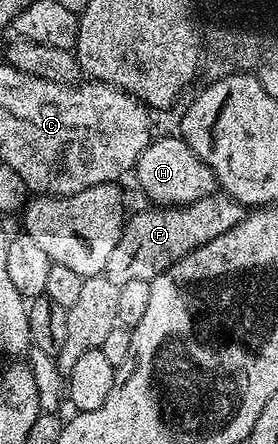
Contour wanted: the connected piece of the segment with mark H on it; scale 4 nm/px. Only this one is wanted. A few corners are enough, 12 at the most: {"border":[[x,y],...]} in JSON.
{"border":[[178,134],[152,138],[133,168],[160,208],[217,191]]}

